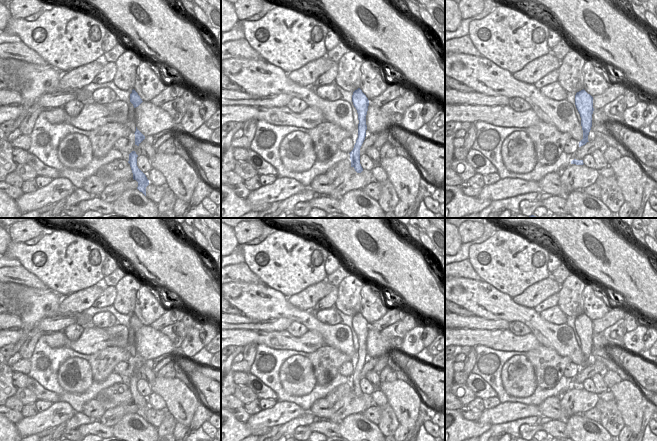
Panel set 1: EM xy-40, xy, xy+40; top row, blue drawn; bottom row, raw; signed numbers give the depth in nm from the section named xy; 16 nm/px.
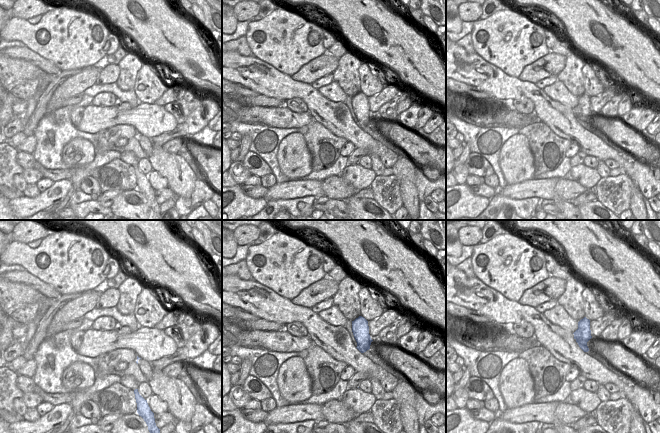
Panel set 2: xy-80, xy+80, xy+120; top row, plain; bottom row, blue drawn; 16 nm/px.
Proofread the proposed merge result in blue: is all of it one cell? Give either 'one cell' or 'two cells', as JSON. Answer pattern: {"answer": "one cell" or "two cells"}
{"answer": "one cell"}

